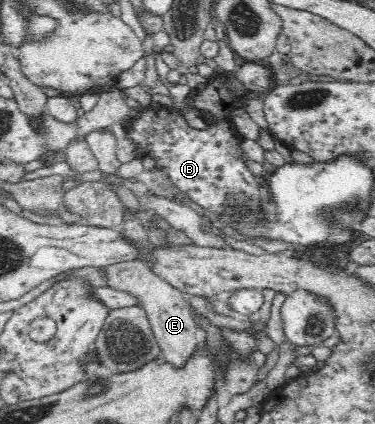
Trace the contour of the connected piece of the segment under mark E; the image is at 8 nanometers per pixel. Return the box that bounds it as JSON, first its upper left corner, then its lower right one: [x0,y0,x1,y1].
[106,260,200,369]

